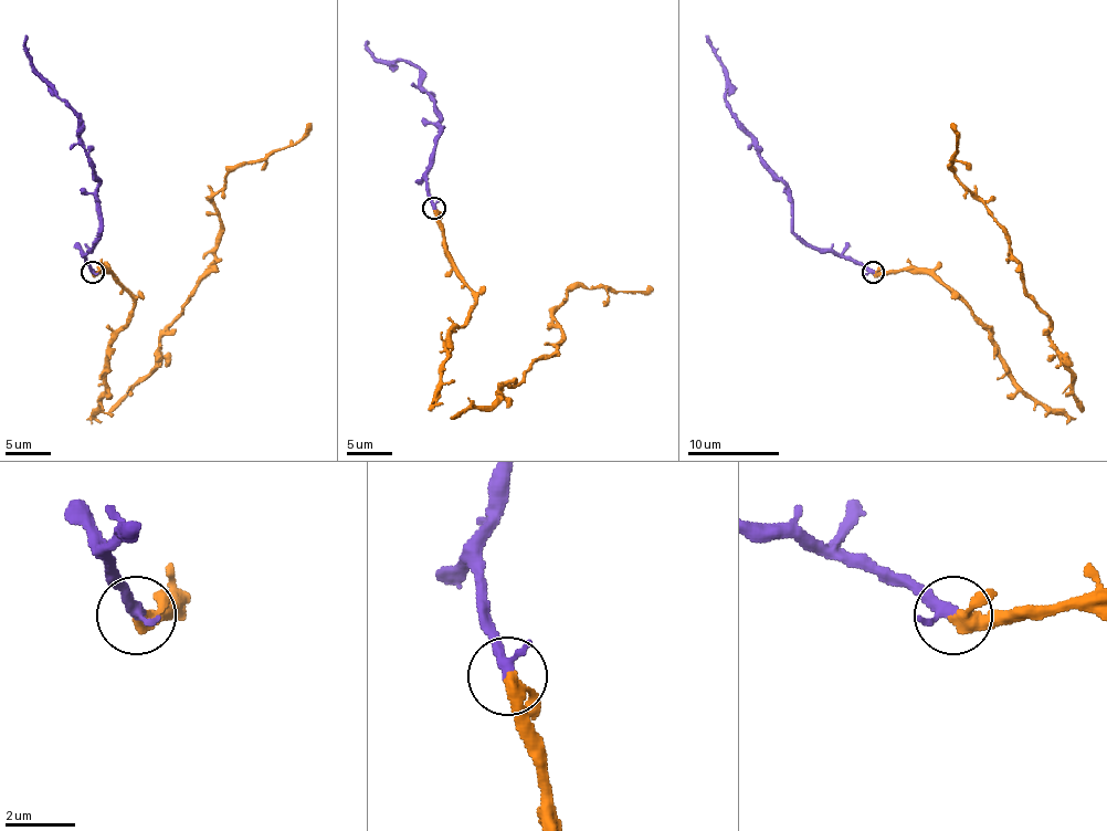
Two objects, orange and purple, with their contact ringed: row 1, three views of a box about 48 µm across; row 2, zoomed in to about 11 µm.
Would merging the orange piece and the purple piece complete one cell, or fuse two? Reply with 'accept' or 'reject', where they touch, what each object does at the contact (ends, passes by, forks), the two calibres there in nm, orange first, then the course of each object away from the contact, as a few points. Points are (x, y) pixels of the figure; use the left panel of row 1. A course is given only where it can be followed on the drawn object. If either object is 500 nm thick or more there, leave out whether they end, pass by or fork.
accept | (92, 272) | orange passes by | purple ends | 320/400 nm | orange via (93, 273), (134, 300), (95, 417), (155, 366), (161, 332), (213, 259), (211, 198), (230, 172), (312, 123) | purple via (93, 273), (86, 263), (99, 230), (97, 175), (80, 136), (80, 117), (38, 72), (24, 48), (27, 35)

